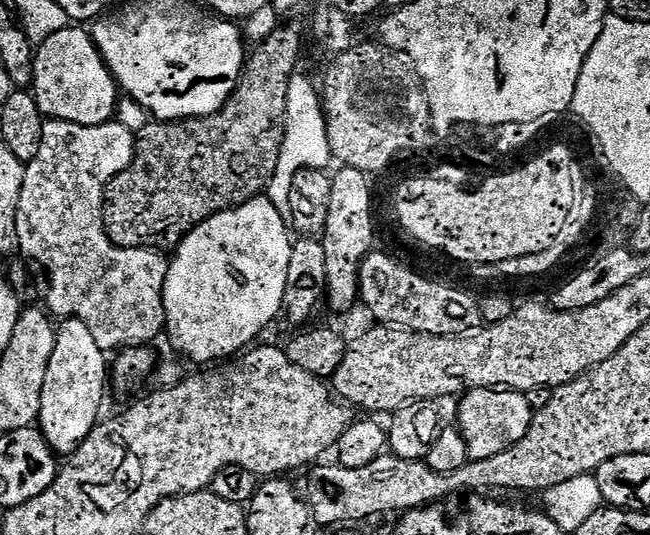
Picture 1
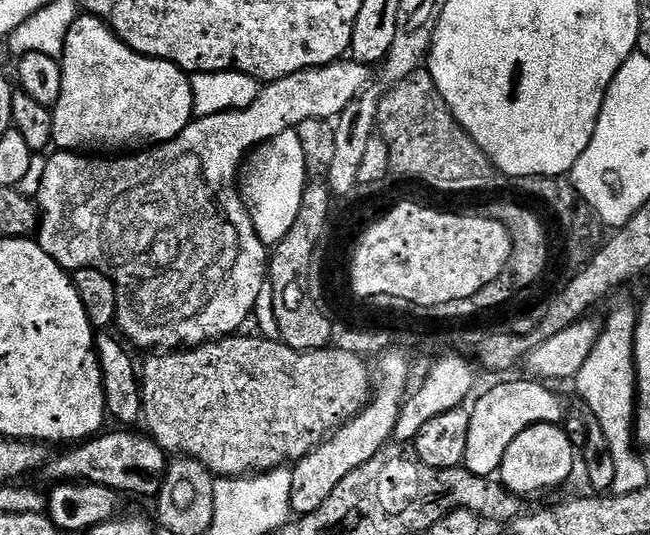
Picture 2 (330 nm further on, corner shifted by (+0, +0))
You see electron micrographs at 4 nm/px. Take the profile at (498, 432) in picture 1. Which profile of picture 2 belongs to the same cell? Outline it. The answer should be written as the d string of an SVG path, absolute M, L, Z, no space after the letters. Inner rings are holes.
M535 424L520 434L506 450L500 463L498 479L509 492L529 498L543 488L556 488L572 472L572 440L560 424Z

